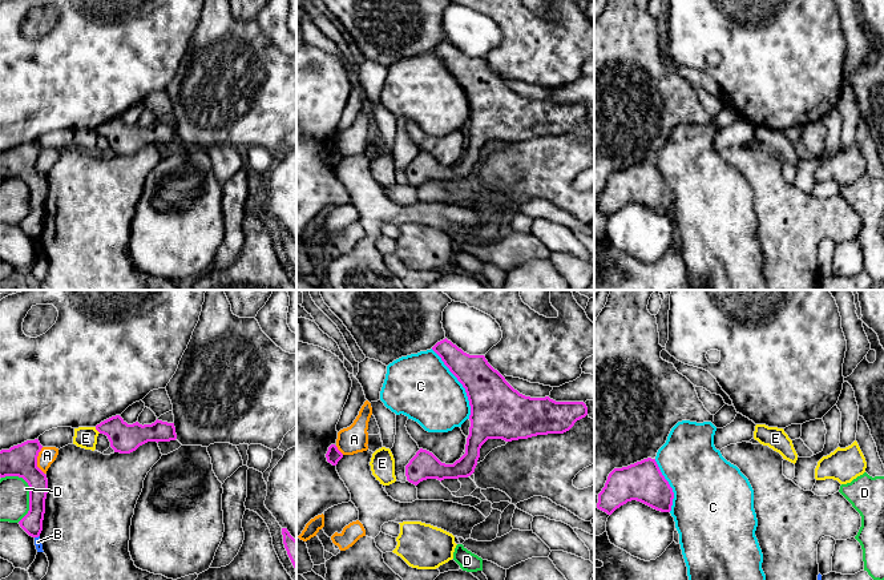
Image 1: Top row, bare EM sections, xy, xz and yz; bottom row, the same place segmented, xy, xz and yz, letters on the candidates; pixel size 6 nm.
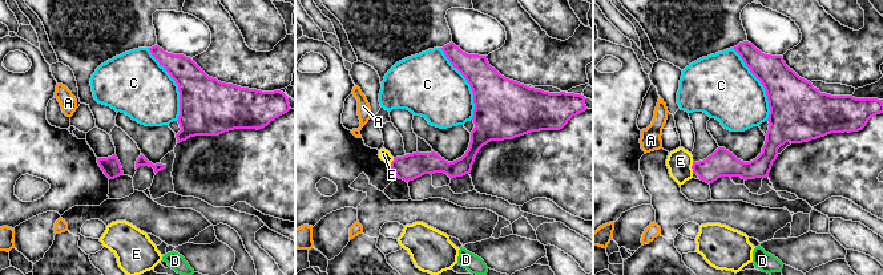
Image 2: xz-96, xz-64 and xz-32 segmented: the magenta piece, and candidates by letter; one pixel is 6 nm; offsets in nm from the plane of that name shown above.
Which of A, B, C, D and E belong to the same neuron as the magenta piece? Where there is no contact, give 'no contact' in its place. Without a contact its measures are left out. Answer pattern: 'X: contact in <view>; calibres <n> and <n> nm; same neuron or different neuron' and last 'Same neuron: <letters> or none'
A: contact in xy; calibres 190 and 100 nm; different neuron
B: contact in xy; calibres 130 and 50 nm; different neuron
C: contact in xz; calibres 300 and 400 nm; different neuron
D: contact in xy; calibres 190 and 180 nm; different neuron
E: contact in xy; calibres 180 and 130 nm; different neuron
Same neuron: none

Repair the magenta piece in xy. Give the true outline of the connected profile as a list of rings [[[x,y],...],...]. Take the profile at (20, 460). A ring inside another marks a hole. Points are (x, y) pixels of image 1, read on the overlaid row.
[[[35,439],[0,451],[0,478],[19,476],[29,486],[29,511],[19,524],[32,537],[39,537],[43,531],[48,494],[47,475],[37,467],[41,448]]]

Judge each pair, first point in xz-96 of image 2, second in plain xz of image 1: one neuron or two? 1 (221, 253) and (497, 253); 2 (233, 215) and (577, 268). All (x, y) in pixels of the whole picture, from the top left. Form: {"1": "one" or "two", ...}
{"1": "one", "2": "one"}

